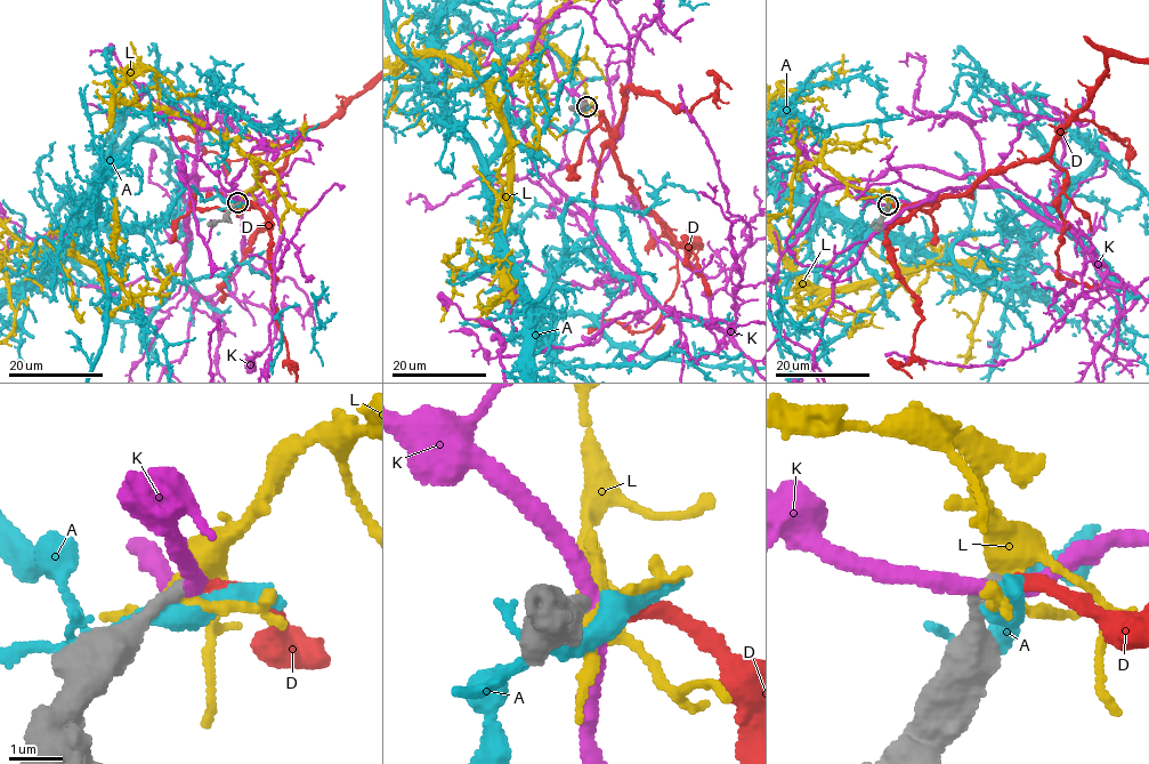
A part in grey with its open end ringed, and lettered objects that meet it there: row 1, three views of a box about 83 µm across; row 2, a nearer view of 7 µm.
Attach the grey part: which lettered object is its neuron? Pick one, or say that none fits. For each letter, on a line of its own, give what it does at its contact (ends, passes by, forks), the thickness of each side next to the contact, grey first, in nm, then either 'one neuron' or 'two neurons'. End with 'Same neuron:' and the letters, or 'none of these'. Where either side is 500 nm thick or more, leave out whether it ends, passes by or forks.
A: it passes by; calibres 280 and 440 nm; two neurons
D: it ends; calibres 240 and 220 nm; one neuron
K: it passes by; calibres 280 and 320 nm; two neurons
L: it forks; calibres 280 and 320 nm; two neurons
Same neuron: D

